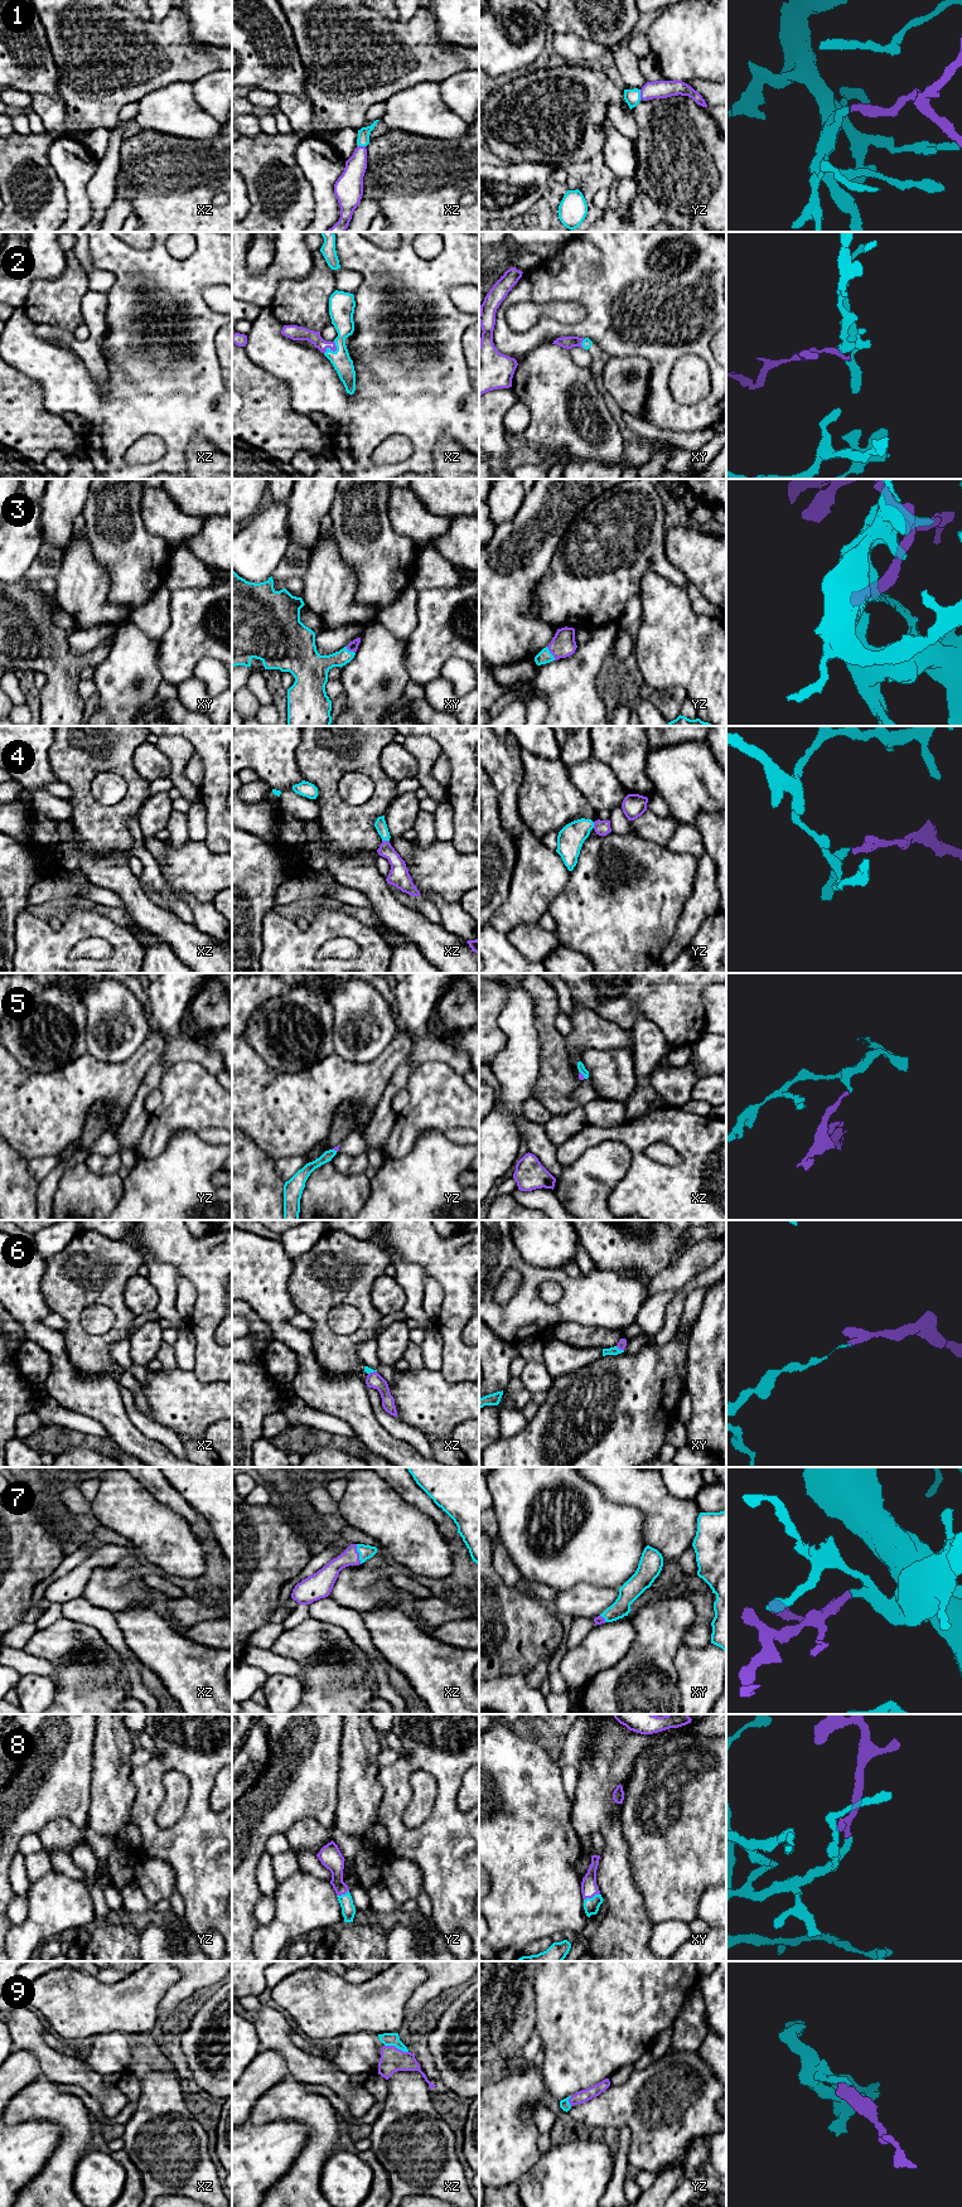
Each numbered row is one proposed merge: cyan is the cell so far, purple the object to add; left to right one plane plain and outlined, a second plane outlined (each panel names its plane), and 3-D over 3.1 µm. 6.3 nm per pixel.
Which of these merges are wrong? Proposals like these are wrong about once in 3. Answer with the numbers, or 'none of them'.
5, 6

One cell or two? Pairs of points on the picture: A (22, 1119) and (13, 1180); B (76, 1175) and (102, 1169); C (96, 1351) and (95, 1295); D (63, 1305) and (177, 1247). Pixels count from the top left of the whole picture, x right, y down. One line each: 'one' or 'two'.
A: two
B: two
C: one
D: two

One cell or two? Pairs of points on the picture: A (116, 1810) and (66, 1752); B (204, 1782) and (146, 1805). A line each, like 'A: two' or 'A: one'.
A: two
B: one

